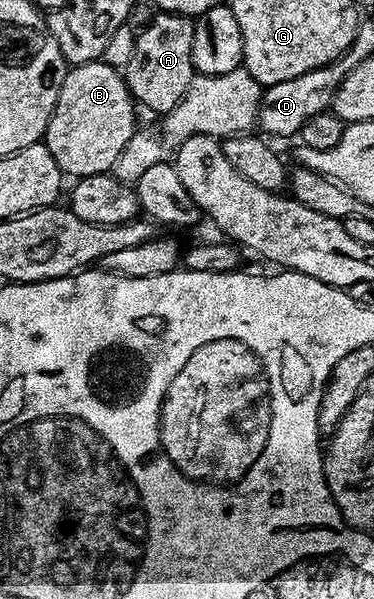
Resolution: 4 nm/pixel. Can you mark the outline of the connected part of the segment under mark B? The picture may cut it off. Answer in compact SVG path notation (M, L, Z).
M104 60L70 65L43 139L62 175L73 174L74 179L79 179L110 173L115 160L119 160L119 152L138 129L133 106L135 99L118 67L109 66Z

